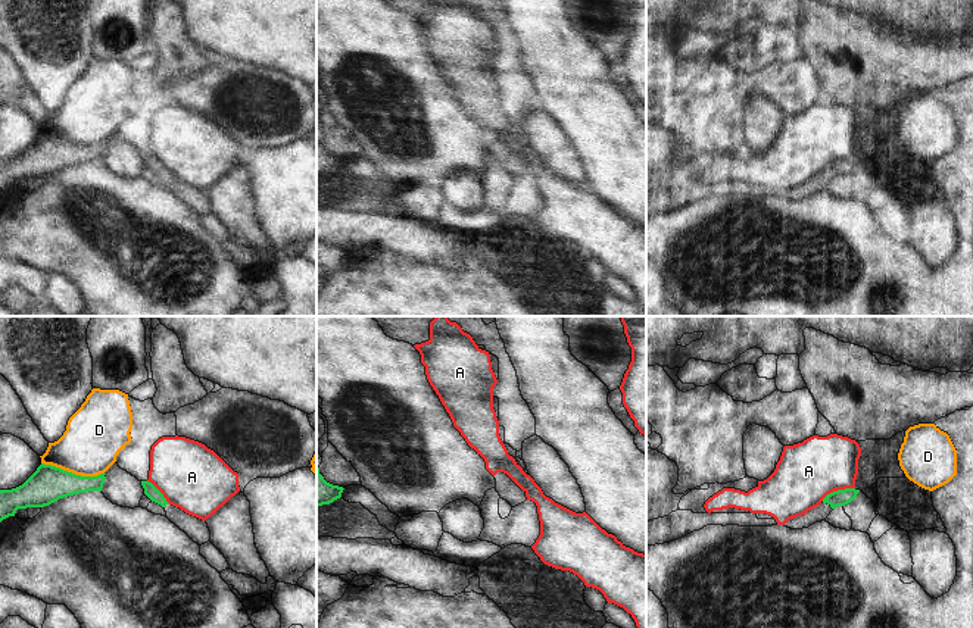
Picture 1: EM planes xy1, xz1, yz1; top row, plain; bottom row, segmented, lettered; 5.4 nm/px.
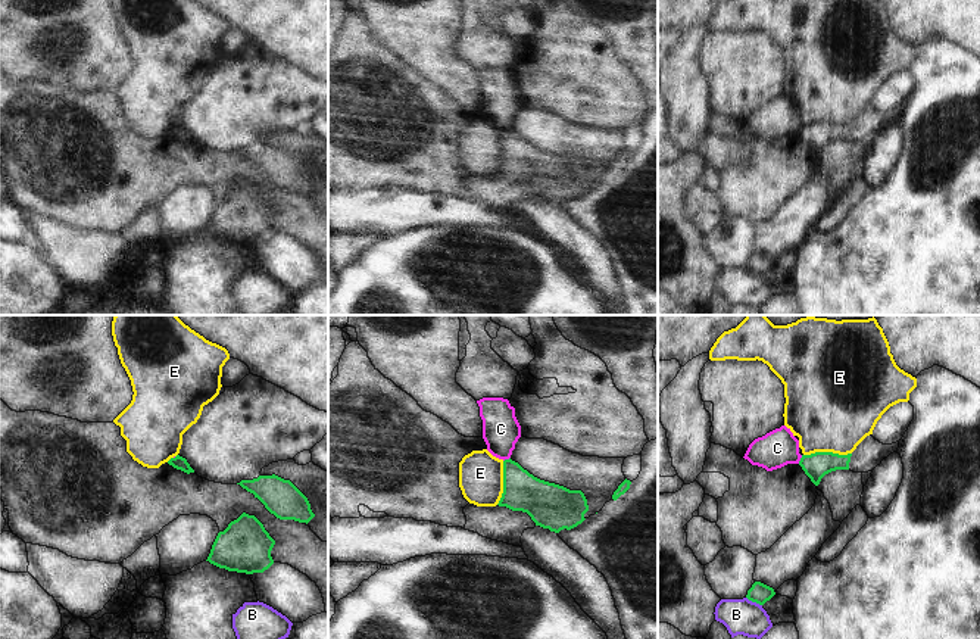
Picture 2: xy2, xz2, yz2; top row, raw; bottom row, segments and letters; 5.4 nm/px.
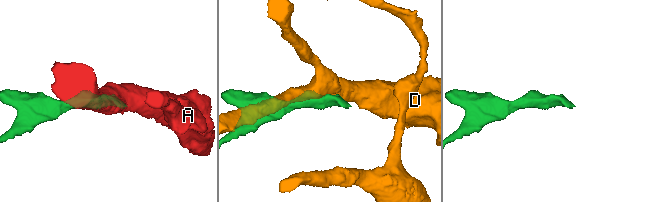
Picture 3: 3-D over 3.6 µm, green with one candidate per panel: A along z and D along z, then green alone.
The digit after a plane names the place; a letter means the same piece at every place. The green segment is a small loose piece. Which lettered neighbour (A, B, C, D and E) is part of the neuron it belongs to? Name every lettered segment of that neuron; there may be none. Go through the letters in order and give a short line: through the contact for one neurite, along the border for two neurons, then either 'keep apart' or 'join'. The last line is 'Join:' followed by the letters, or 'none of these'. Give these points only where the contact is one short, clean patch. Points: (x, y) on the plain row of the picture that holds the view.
A: line yz1 (854, 158), (833, 161), (822, 171); keep apart
B: line yz2 (746, 267), (761, 276); keep apart
C: line yz2 (802, 125), (798, 133); keep apart
D: keep apart
E: line yz2 (851, 122), (811, 122), (804, 125); keep apart
Join: none of these

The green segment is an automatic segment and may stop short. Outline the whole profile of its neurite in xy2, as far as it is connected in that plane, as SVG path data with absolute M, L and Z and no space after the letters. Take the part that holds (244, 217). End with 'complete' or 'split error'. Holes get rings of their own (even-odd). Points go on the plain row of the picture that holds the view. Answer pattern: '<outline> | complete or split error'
M243 183L219 202L206 231L237 243L263 243L274 230L271 221L275 211L255 187Z | complete

